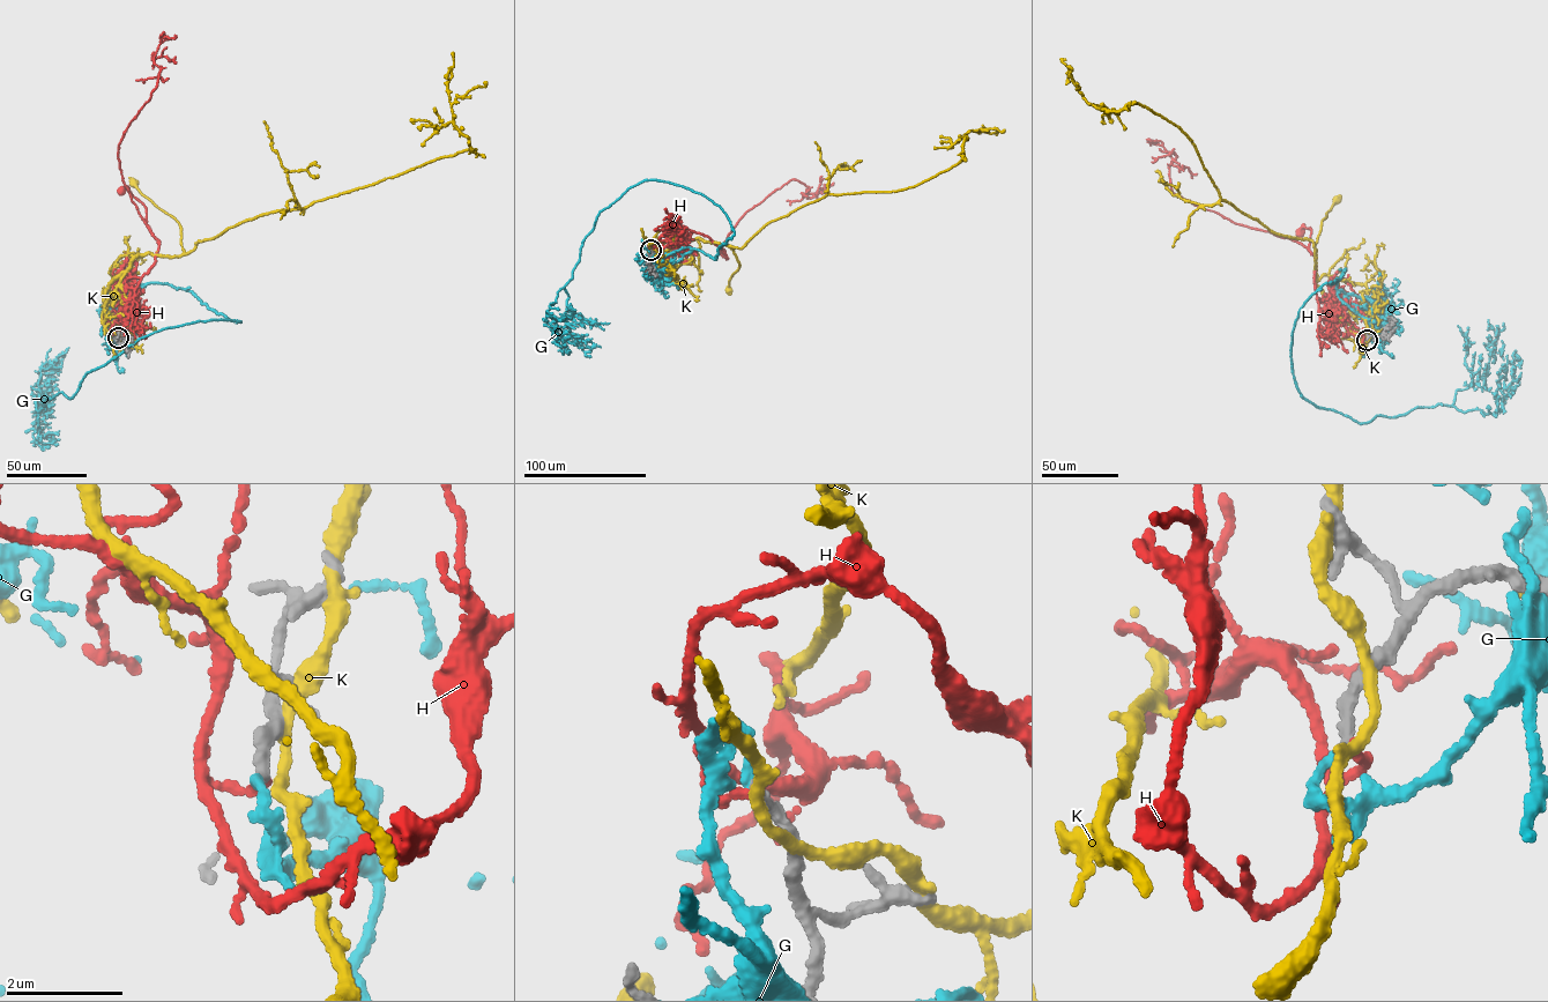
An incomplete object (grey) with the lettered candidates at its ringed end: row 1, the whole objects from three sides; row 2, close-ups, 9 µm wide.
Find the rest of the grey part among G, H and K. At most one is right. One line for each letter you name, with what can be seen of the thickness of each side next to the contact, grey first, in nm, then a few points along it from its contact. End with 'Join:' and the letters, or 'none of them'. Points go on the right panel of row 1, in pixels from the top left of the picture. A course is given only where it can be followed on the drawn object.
Join: none of them

